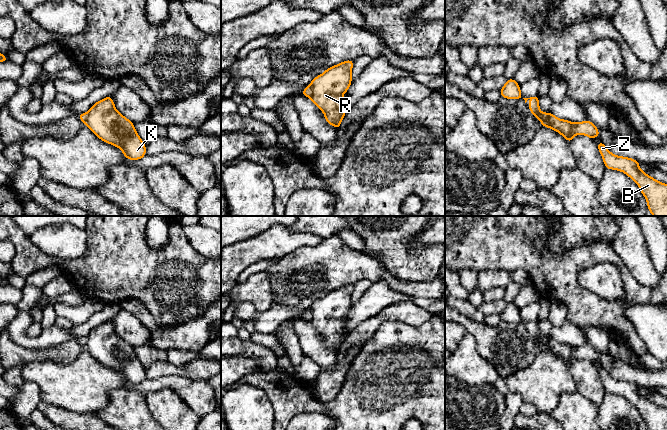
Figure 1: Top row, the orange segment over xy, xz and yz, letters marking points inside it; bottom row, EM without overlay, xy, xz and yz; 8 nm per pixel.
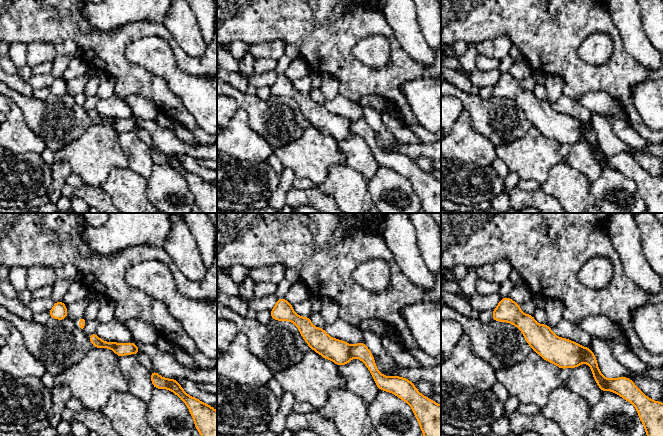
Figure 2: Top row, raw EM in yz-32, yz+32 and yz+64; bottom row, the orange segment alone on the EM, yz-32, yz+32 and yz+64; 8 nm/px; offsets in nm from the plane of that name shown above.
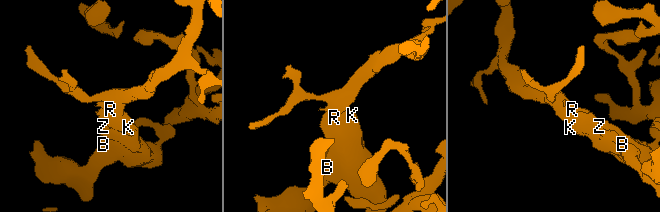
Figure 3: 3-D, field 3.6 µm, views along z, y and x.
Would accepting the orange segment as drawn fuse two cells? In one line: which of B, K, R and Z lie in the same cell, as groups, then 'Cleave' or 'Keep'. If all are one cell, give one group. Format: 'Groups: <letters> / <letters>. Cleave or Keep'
Groups: B Z / K R. Cleave

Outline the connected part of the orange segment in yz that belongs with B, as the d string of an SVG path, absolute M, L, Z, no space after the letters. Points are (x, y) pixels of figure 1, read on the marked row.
M602 141L597 143L597 147L606 169L624 172L637 183L653 216L667 216L667 184L643 172L637 160L612 154Z

